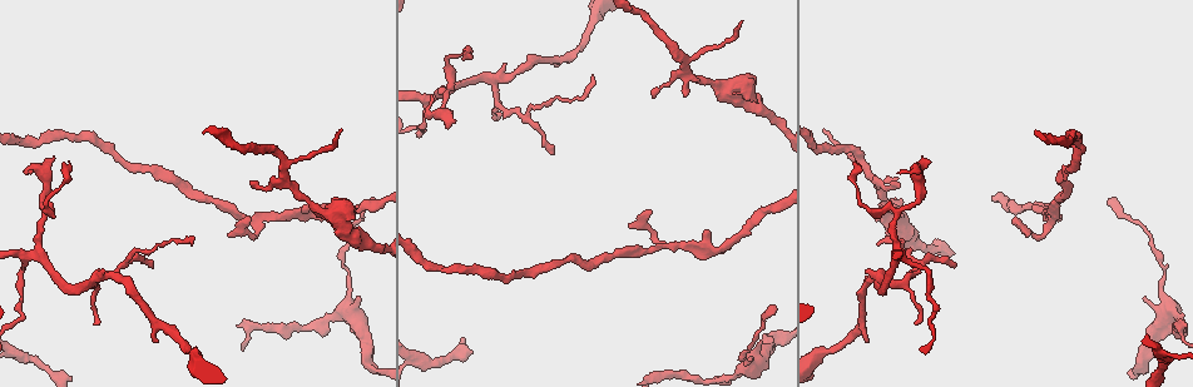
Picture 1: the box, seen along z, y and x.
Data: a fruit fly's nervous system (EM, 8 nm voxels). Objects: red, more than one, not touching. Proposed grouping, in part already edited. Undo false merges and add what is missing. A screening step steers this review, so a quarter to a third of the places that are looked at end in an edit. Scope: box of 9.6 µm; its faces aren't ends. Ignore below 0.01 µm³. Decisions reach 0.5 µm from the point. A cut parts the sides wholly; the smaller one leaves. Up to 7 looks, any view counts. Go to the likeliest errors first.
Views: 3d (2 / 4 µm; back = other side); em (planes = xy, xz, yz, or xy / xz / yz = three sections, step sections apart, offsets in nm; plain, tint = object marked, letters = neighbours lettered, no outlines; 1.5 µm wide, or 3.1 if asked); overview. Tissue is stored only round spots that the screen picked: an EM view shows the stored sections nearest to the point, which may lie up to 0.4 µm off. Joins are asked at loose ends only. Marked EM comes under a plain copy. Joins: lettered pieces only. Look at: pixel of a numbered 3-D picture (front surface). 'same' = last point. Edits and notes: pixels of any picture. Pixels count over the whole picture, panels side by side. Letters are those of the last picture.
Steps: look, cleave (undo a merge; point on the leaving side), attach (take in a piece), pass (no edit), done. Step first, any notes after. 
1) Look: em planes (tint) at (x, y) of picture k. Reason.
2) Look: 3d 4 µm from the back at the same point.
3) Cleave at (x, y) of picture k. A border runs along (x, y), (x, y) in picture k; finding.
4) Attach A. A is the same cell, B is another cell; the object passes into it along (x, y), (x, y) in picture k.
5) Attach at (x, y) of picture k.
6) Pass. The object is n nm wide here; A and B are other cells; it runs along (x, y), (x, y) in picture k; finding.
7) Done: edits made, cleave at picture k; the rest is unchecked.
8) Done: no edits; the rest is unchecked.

Look: em planes (letters) at (252, 221) of picture 1. Branch point.

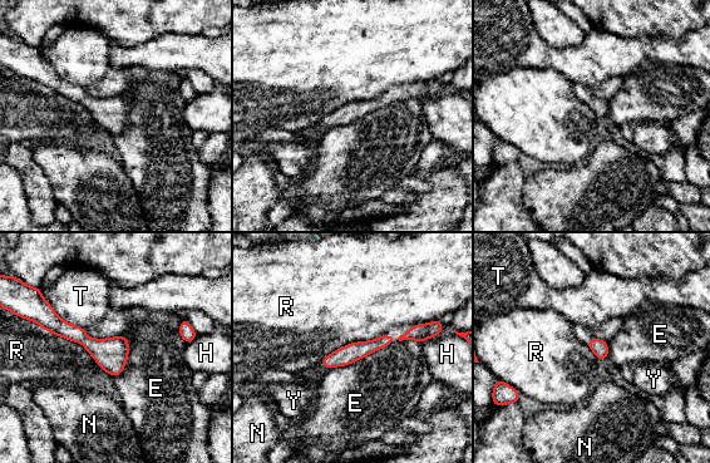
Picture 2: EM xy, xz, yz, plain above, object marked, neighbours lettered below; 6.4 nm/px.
Pass. The longest contact is with R, 550 nm; E, H, N, R, T and Y are other cells; continuous, no second cell.

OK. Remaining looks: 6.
Look: 3d 2 µm at (254, 186) of picture 1. Tapers out.

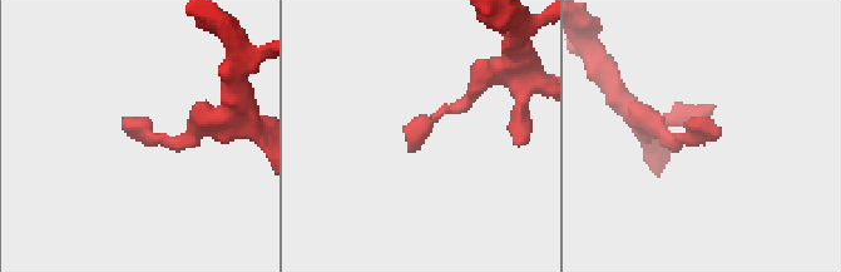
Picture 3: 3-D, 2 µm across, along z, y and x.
Look: em xy step 8 (tint) at (124, 129) of picture 3.

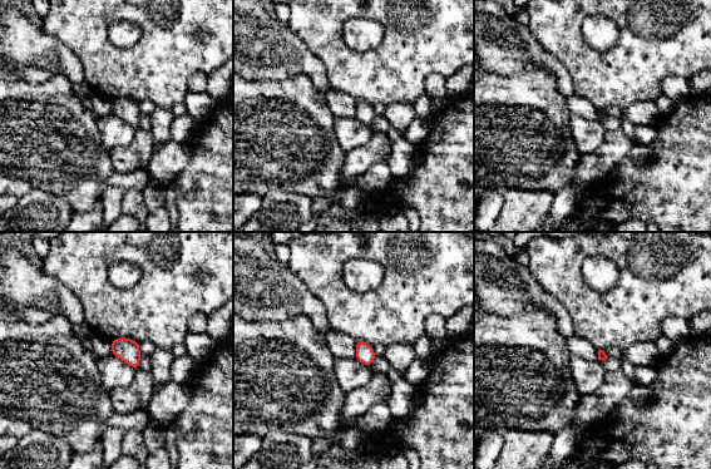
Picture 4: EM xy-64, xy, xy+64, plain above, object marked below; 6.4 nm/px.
Look: em planes (letters) at the same point. Cut it another way.

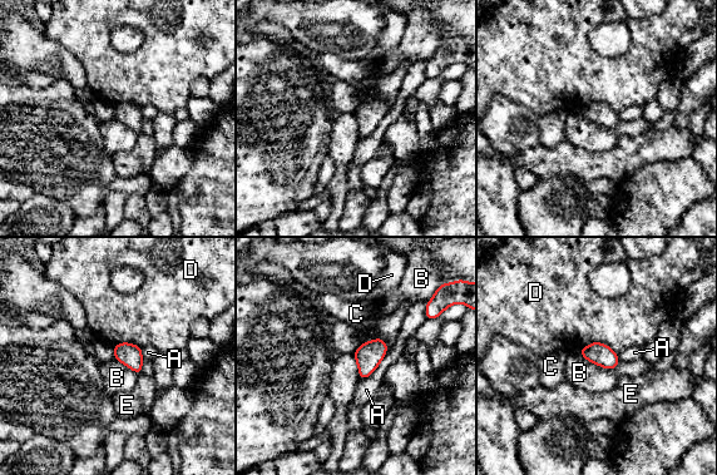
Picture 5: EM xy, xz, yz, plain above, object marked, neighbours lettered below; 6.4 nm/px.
Pass. A, B, C, D and E are other cells; a border runs along (578, 352), (592, 362), (613, 370) in picture 5; no lettered piece goes on from it.

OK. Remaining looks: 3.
Look: em planes (tint) at (767, 338) of picture 1. Sharp bend.

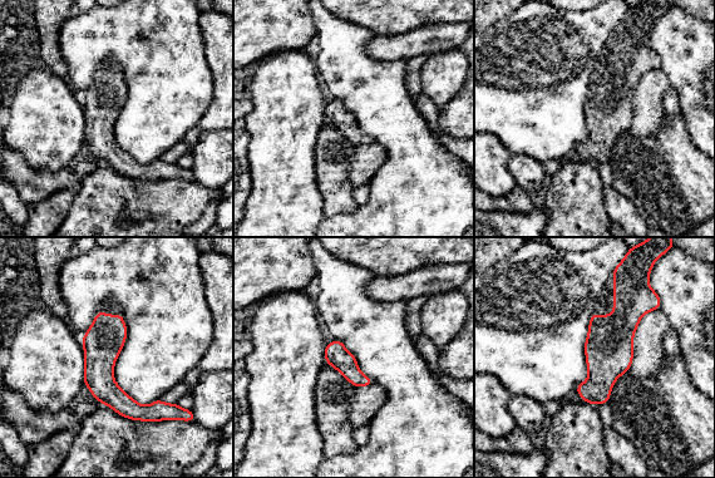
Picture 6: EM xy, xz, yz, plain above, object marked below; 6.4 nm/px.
Look: em planes (letters) at the same point. See the neighbours.

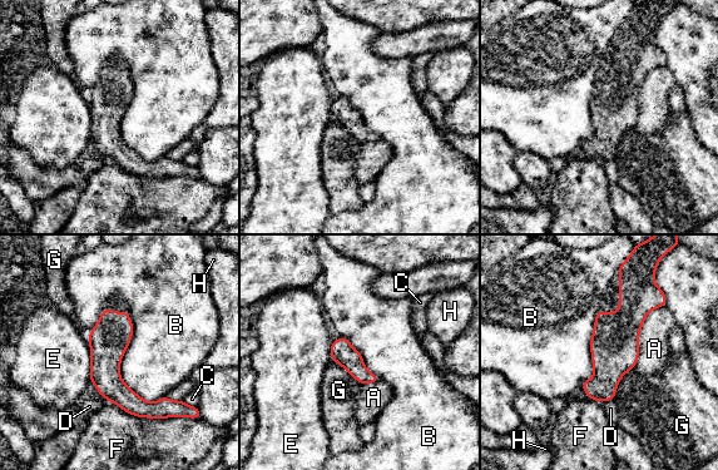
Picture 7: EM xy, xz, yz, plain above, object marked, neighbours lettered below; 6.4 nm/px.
Pass. A, B, C, D, E, F, G and H are other cells; a border runs along (128, 312), (119, 376), (154, 402) in picture 7; all the same cell.

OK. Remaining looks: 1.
Done: no edits; the rest is unchecked.

